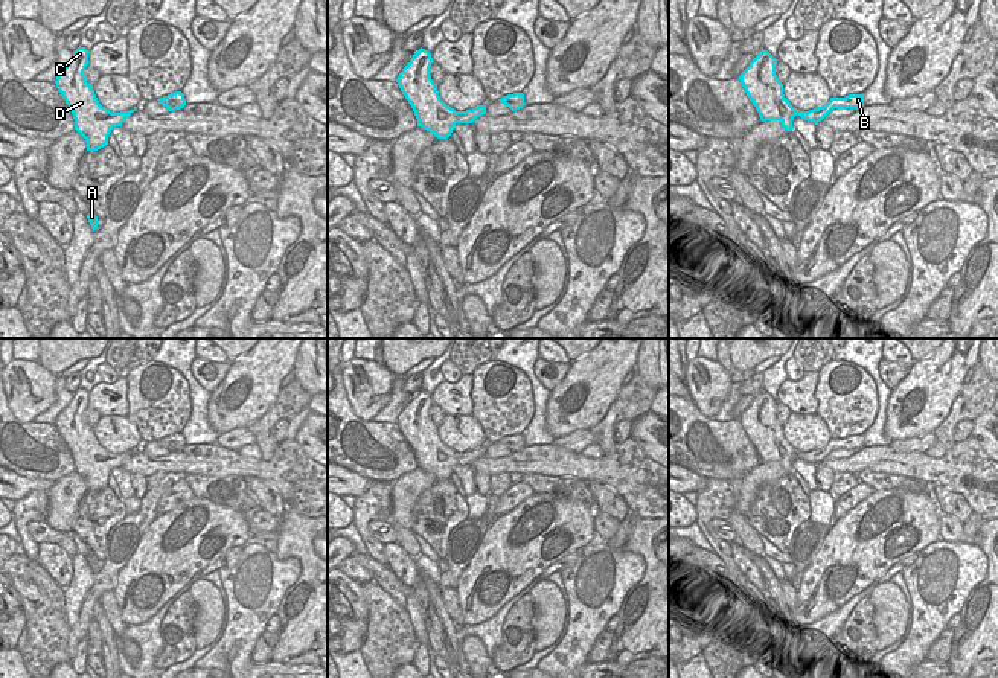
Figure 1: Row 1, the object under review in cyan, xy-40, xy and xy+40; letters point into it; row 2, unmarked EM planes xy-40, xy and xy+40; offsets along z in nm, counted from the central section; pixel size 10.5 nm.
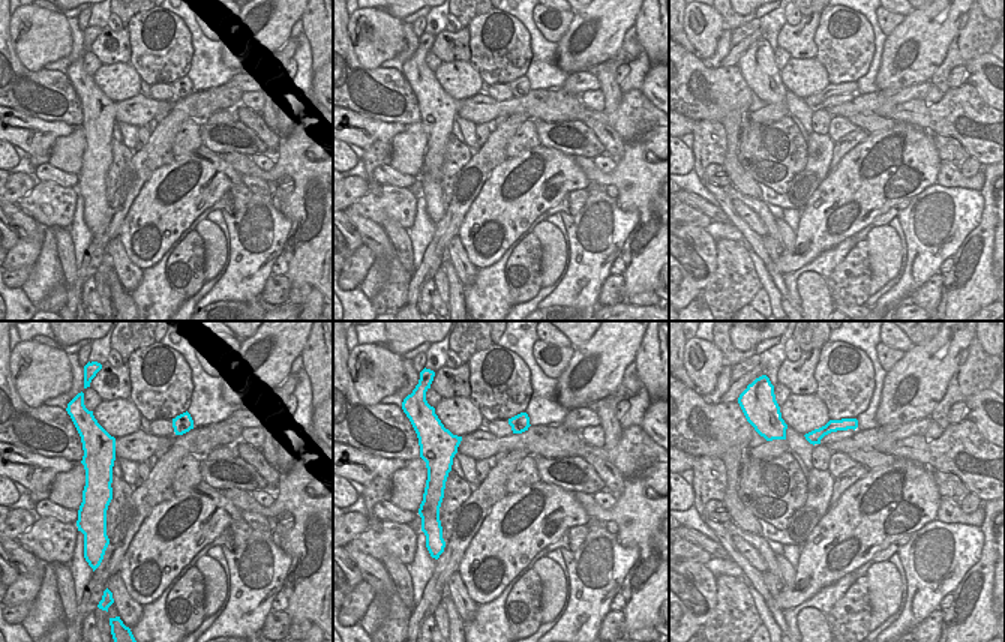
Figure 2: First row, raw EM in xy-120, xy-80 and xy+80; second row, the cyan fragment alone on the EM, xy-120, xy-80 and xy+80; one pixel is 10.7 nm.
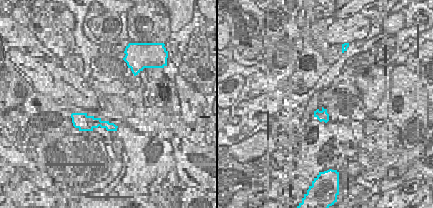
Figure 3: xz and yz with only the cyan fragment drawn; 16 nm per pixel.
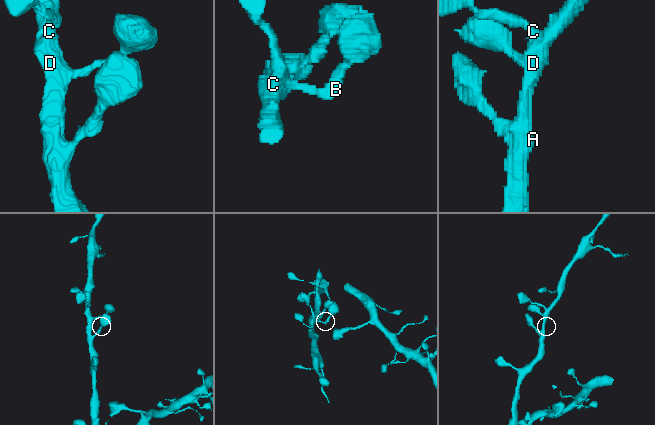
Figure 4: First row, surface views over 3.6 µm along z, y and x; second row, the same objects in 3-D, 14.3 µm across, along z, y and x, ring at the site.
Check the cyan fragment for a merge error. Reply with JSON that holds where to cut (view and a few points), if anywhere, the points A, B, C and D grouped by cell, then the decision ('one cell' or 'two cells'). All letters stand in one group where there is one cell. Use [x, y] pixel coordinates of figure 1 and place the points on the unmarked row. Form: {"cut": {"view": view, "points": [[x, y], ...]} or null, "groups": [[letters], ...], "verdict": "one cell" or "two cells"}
{"cut": null, "groups": [["A", "B", "C", "D"]], "verdict": "one cell"}

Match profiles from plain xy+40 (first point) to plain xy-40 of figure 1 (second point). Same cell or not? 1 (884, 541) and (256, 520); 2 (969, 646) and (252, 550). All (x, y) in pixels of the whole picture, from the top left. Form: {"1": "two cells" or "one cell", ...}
{"1": "two cells", "2": "two cells"}

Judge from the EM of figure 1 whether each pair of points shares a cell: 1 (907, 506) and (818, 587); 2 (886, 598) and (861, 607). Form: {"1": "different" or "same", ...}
{"1": "same", "2": "different"}

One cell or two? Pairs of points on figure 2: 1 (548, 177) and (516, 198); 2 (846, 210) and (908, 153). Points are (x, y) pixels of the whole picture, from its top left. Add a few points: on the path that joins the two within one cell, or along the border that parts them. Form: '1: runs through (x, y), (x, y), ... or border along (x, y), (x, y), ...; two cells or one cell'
1: runs through (540, 179), (524, 194); one cell
2: runs through (857, 194), (873, 177), (893, 165); one cell

